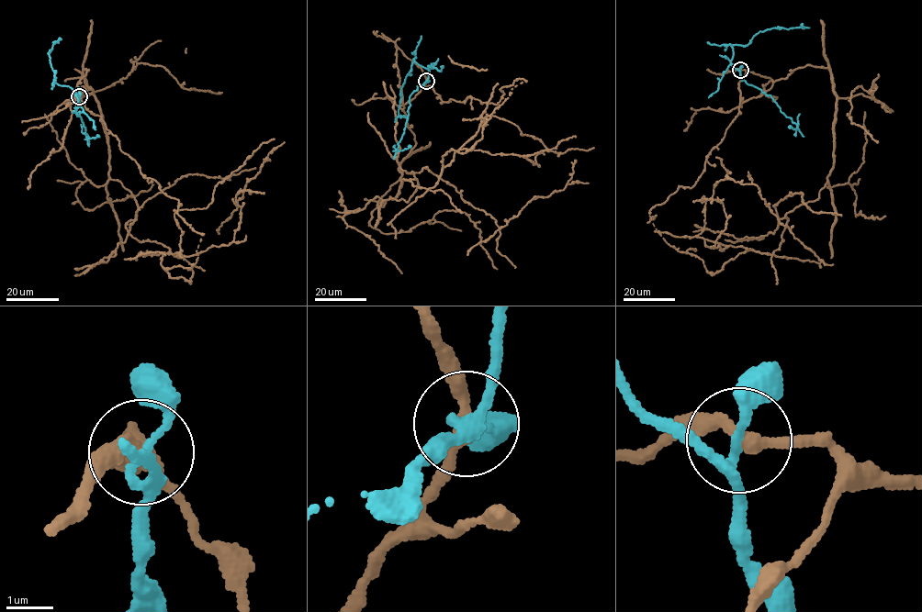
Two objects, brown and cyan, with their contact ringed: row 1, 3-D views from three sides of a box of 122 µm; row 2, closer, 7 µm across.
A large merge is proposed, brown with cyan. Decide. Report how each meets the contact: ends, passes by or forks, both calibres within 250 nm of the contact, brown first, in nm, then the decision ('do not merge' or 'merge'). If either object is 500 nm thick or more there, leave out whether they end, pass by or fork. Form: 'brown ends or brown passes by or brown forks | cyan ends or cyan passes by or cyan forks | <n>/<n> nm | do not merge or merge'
brown passes by | cyan forks | 280/130 nm | do not merge

